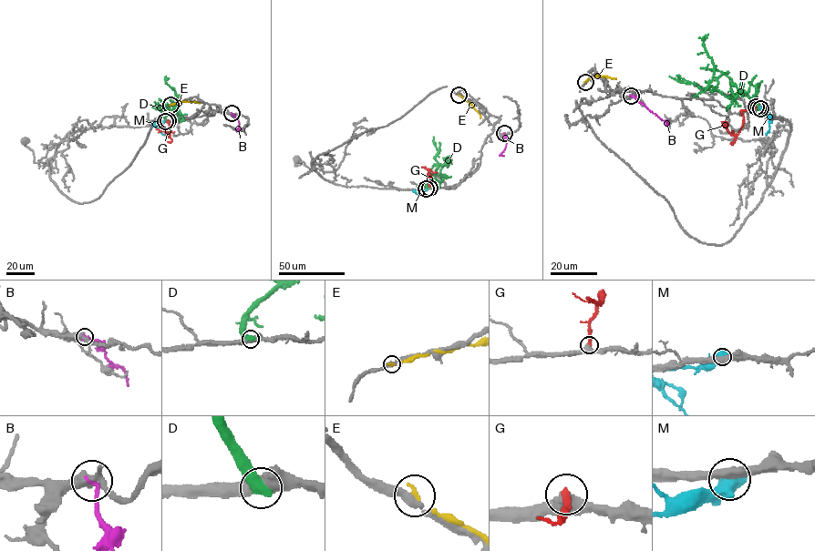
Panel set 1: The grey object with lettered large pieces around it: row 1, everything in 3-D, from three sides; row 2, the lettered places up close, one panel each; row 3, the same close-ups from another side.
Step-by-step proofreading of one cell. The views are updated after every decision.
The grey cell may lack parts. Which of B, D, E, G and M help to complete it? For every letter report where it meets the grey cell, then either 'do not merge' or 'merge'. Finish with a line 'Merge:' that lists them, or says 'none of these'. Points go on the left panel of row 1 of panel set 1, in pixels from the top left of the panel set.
B: meets grey at (232, 113); do not merge
D: meets grey at (167, 121); do not merge
E: meets grey at (170, 105); do not merge
G: meets grey at (168, 120); merge
M: meets grey at (165, 121); do not merge
Merge: G

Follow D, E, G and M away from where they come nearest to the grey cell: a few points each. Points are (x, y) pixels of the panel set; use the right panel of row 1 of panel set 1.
D: (758, 108), (757, 100), (752, 97), (738, 94), (725, 96), (710, 86), (714, 66), (704, 45), (704, 35)
E: (585, 82), (598, 76), (616, 78)
G: (756, 107), (742, 112), (743, 123), (739, 133), (732, 135), (725, 125), (727, 123), (726, 127)
M: (760, 108), (768, 117), (768, 130), (766, 134)

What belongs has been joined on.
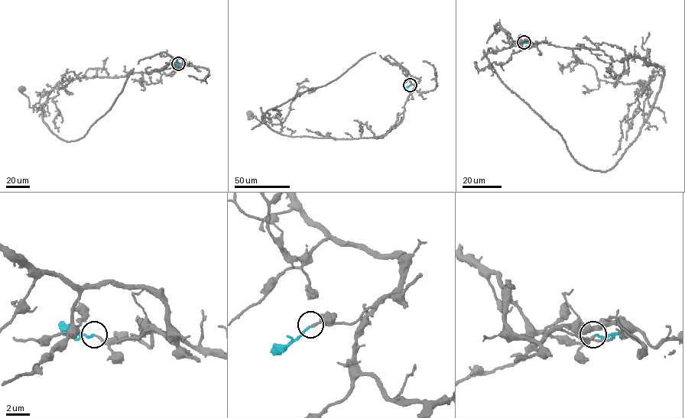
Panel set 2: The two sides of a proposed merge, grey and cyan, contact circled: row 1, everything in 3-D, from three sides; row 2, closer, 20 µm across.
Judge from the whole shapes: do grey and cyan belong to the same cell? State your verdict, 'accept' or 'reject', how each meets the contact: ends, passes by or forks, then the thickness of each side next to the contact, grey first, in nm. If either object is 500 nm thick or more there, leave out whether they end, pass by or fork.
accept; grey ends; cyan ends; calibres 200 and 180 nm

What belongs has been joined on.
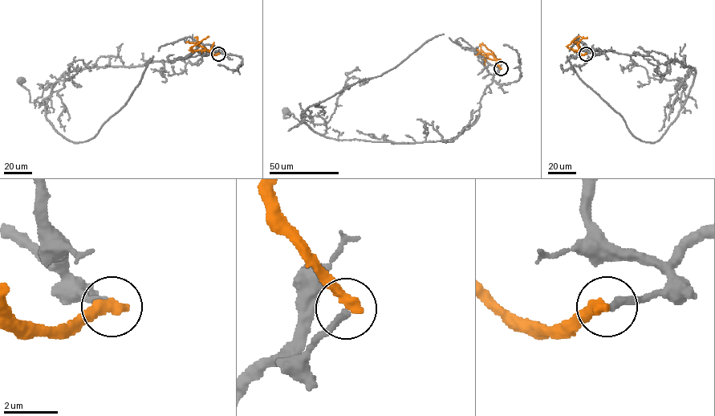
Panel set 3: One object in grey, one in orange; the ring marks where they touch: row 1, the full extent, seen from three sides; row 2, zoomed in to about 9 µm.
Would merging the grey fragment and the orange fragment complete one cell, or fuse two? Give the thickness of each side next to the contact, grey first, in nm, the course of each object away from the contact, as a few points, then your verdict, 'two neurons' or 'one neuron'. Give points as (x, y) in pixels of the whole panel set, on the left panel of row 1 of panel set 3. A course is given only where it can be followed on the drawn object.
280/480 nm | grey via (218, 54), (208, 50), (194, 64), (176, 59), (73, 71), (43, 103), (30, 101), (20, 80) | orange via (218, 54), (214, 55), (207, 50), (194, 50), (190, 47), (209, 36) | two neurons

